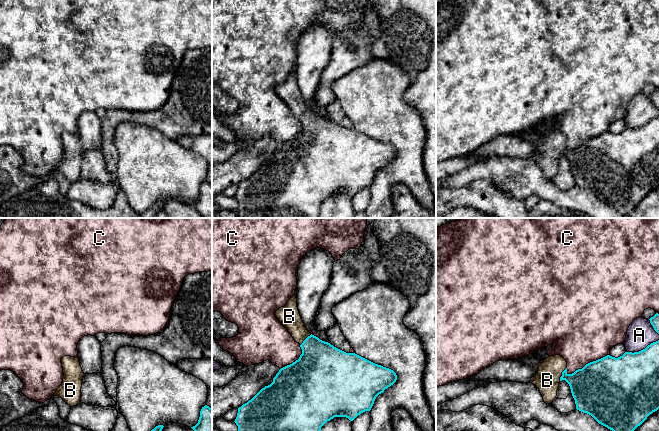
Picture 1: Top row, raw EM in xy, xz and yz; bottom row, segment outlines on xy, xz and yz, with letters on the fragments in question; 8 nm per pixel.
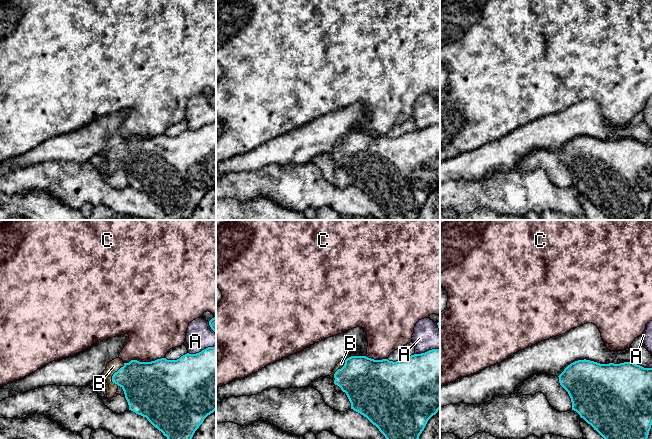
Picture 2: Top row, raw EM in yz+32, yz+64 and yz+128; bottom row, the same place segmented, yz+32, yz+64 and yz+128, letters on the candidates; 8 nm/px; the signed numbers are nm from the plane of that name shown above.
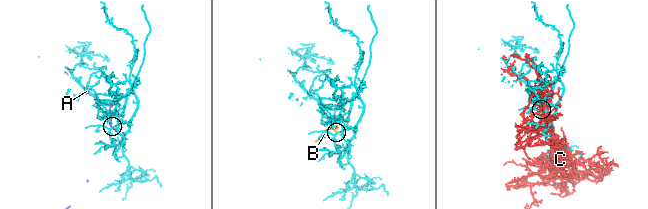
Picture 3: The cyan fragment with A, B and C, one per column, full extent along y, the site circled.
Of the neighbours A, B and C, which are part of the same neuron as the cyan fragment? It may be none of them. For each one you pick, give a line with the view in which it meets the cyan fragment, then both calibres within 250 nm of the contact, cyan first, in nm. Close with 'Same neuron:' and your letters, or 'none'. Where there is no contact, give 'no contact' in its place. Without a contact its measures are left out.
B: meets cyan in yz; 320 nm thick on the cyan side, 200 nm on the other
Same neuron: B

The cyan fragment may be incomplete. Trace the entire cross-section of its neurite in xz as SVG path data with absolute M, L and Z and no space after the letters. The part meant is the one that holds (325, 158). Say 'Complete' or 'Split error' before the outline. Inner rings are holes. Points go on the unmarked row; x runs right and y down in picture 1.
Split error. M296 70L275 91L300 120L302 130L295 138L281 144L270 161L262 164L251 176L238 184L234 198L238 202L239 218L318 218L321 203L327 197L334 193L346 193L353 197L361 189L370 187L376 173L396 158L397 151L393 146L355 129L346 129L312 111L301 95Z

